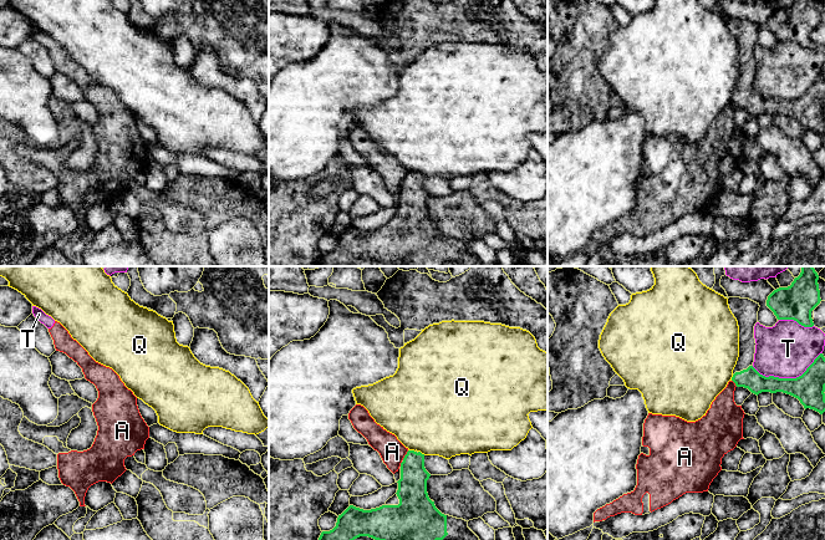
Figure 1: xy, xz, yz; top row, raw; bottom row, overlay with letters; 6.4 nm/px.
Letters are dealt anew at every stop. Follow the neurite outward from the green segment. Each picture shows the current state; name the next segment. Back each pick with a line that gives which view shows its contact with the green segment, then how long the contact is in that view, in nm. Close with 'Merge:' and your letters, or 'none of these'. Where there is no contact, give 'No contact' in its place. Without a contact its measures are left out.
Merge: none of these

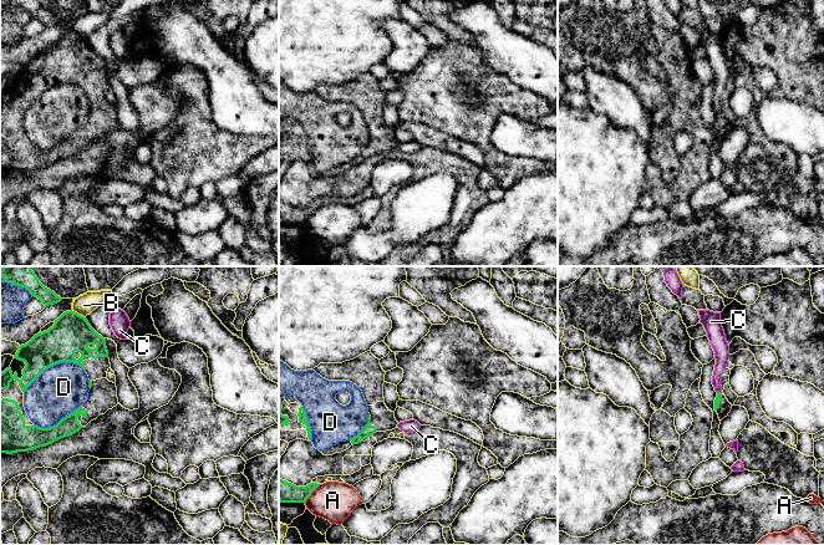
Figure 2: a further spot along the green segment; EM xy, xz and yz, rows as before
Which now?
Merge: none of these

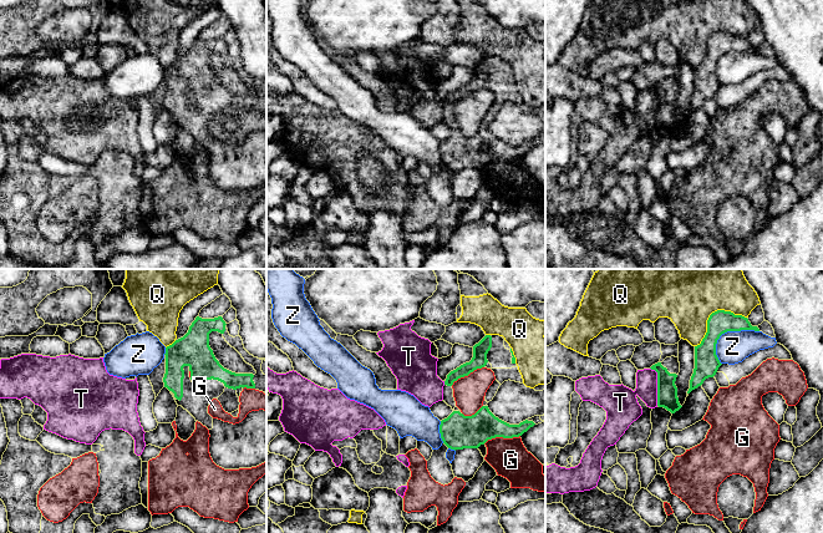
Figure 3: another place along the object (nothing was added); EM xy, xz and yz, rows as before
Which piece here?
Merge: none of these

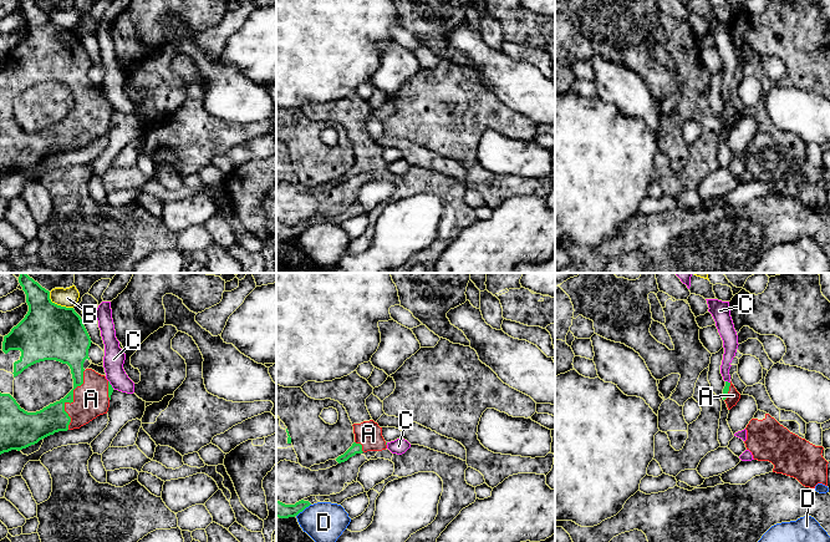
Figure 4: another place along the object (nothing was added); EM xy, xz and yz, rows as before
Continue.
A: Touches green in xy. Shared border 400 nm
Merge: A

